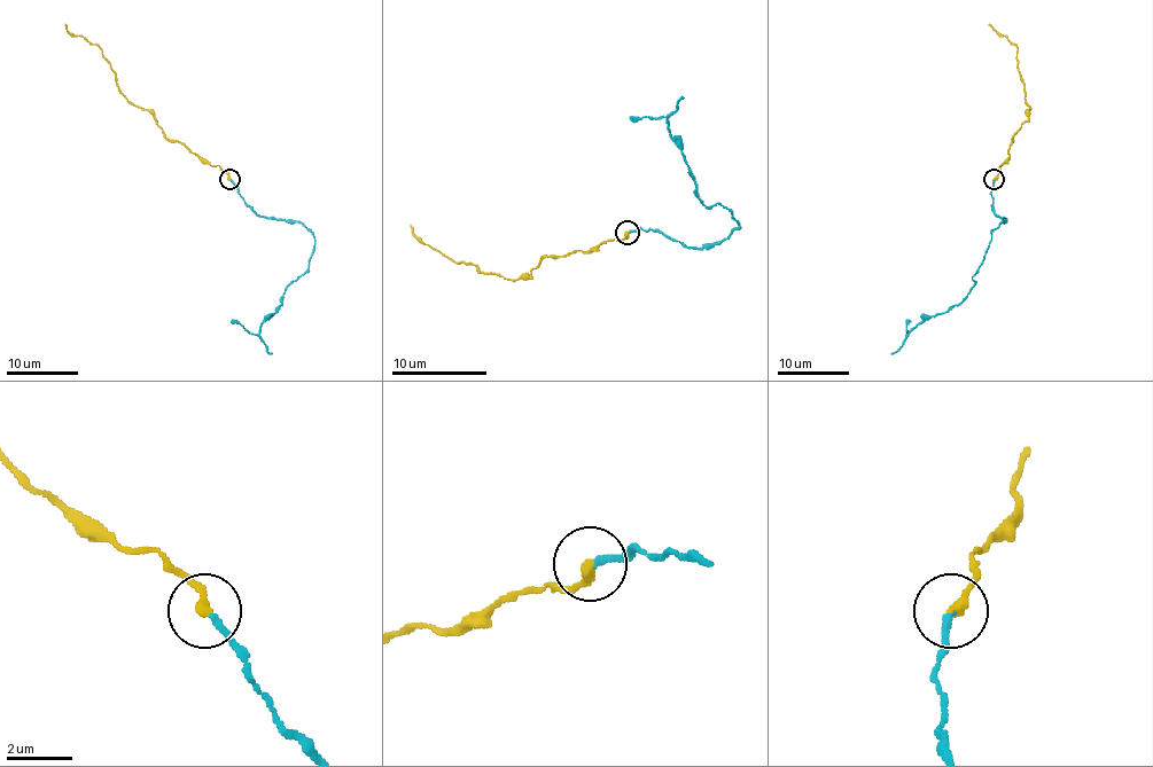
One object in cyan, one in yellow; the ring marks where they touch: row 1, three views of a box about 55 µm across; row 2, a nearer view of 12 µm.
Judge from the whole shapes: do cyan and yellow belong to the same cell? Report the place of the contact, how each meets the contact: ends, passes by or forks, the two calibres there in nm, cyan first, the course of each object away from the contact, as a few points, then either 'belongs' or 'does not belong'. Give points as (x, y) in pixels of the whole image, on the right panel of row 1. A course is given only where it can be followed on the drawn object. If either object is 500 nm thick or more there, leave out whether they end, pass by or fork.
(994, 179) | cyan ends | yellow ends | 190/320 nm | cyan via (994, 180), (992, 209), (1006, 220), (992, 234), (971, 291), (943, 313), (927, 317), (908, 335), (905, 320) | yellow via (994, 179), (1004, 162), (1012, 138), (1028, 117), (1029, 107), (1025, 100), (1017, 47), (988, 24) | belongs

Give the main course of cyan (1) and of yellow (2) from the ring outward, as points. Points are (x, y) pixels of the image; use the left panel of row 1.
1: (230, 180), (261, 216), (300, 221), (312, 234), (314, 252), (258, 335), (232, 320)
2: (230, 179), (219, 166), (172, 142), (154, 117), (119, 91), (99, 47), (64, 24)

